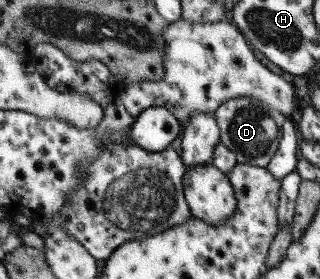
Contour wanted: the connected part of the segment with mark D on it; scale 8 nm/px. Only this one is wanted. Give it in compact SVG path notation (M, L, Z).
M236 96L224 102L213 112L219 130L219 143L234 153L237 163L264 165L276 150L280 138L280 127L286 117L275 112L268 104L255 103L248 96Z

